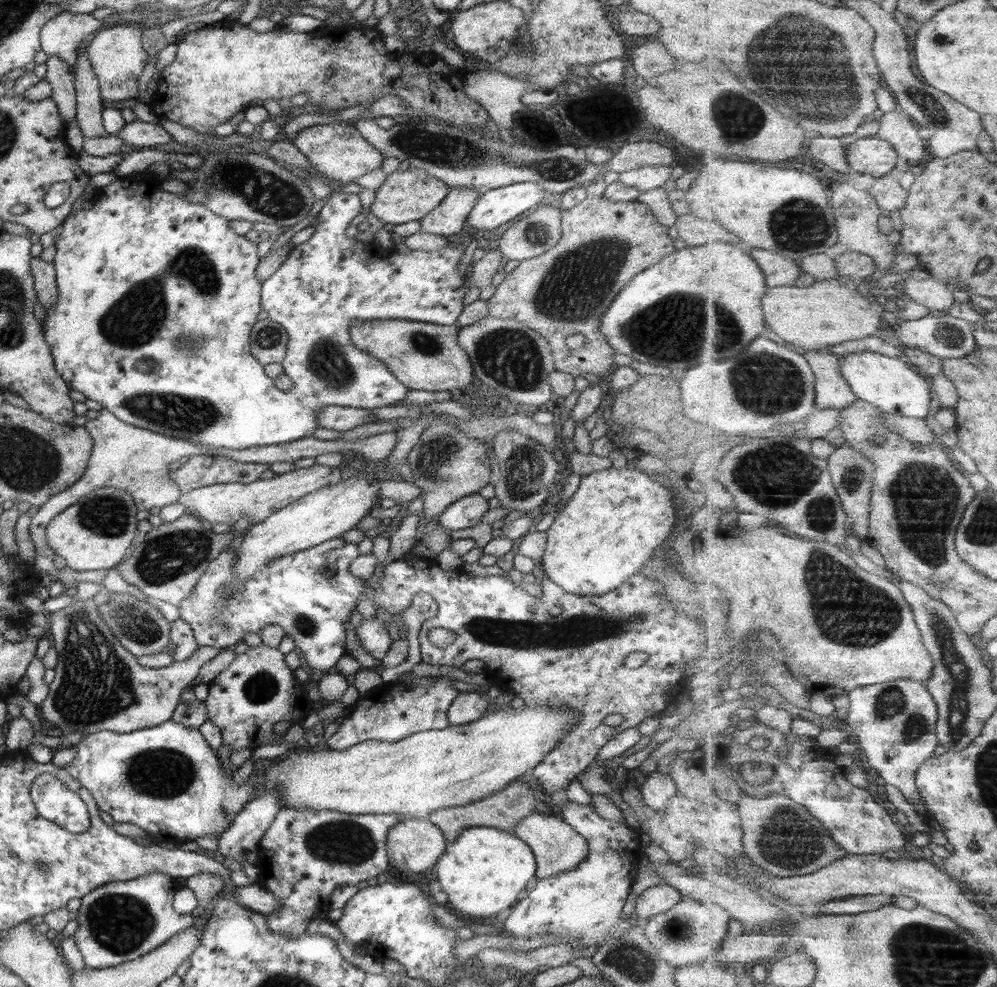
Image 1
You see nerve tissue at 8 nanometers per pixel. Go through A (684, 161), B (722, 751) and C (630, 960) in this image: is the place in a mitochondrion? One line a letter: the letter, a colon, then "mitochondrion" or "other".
A: other
B: other
C: mitochondrion

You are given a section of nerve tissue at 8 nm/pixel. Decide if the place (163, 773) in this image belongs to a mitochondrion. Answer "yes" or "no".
yes

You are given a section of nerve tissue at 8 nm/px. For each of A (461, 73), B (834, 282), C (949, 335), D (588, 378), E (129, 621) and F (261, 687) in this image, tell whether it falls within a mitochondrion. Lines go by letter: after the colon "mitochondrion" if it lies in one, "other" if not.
A: other
B: other
C: mitochondrion
D: other
E: mitochondrion
F: mitochondrion

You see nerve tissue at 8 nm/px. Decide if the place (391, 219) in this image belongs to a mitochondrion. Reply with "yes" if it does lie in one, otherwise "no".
no

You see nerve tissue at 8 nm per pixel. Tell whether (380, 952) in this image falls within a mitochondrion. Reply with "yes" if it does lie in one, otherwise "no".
no

